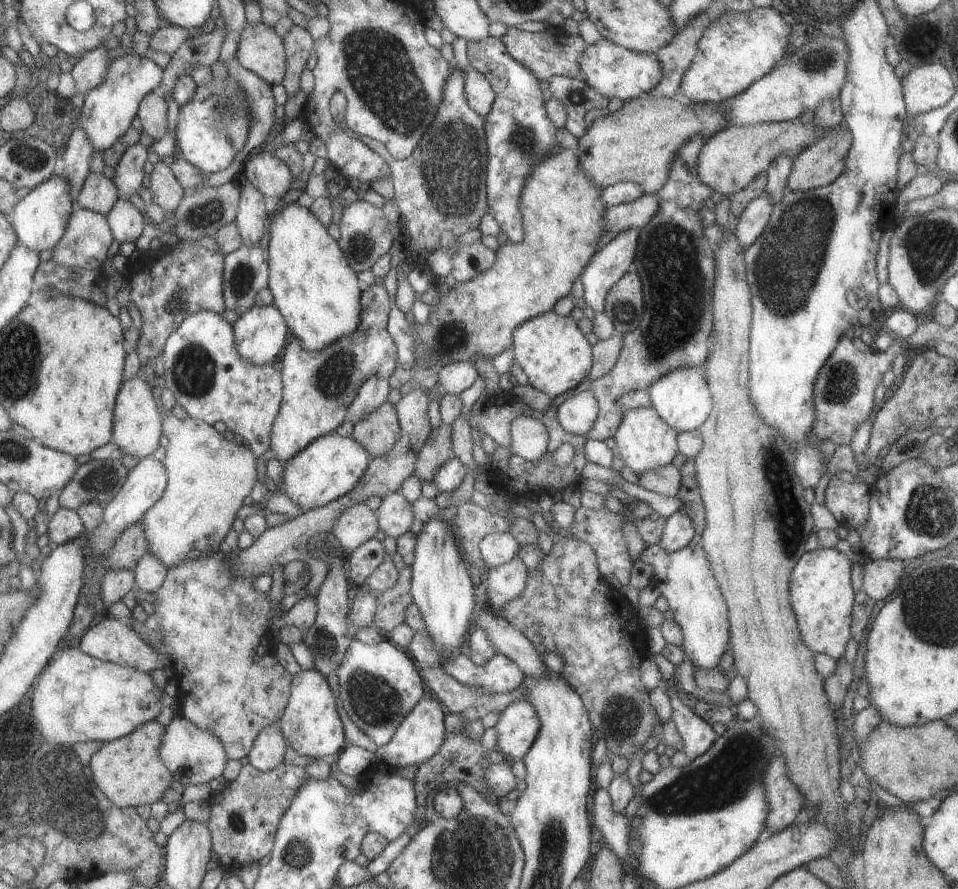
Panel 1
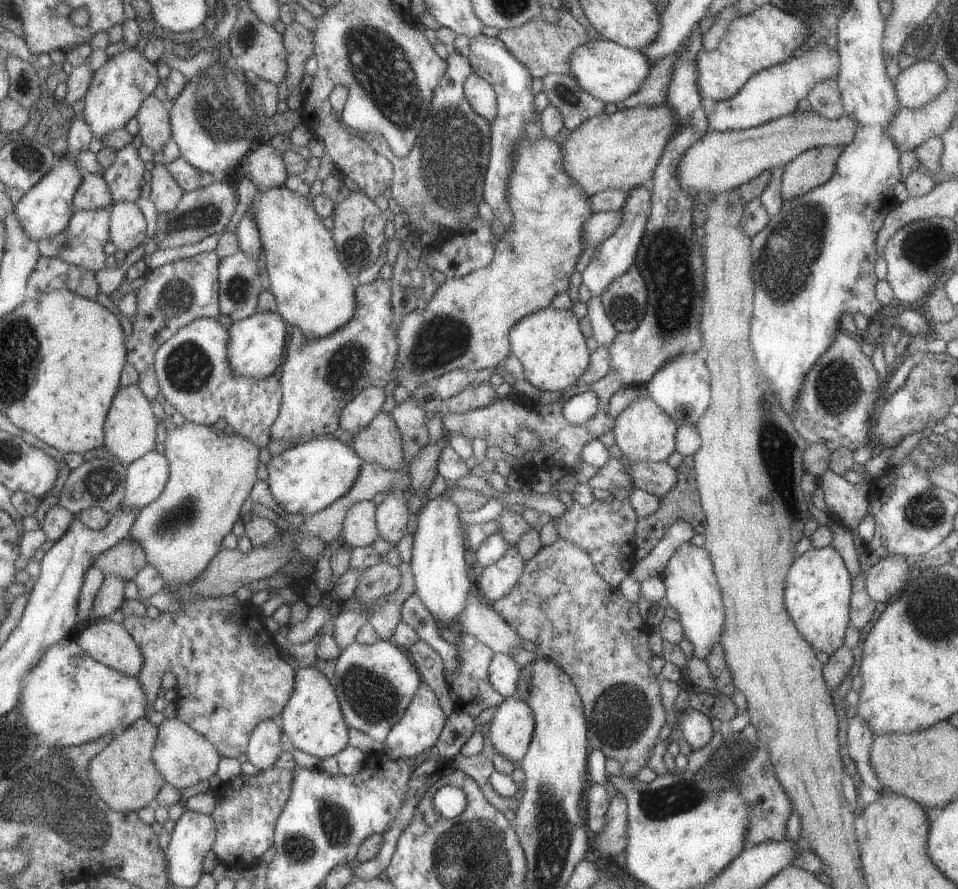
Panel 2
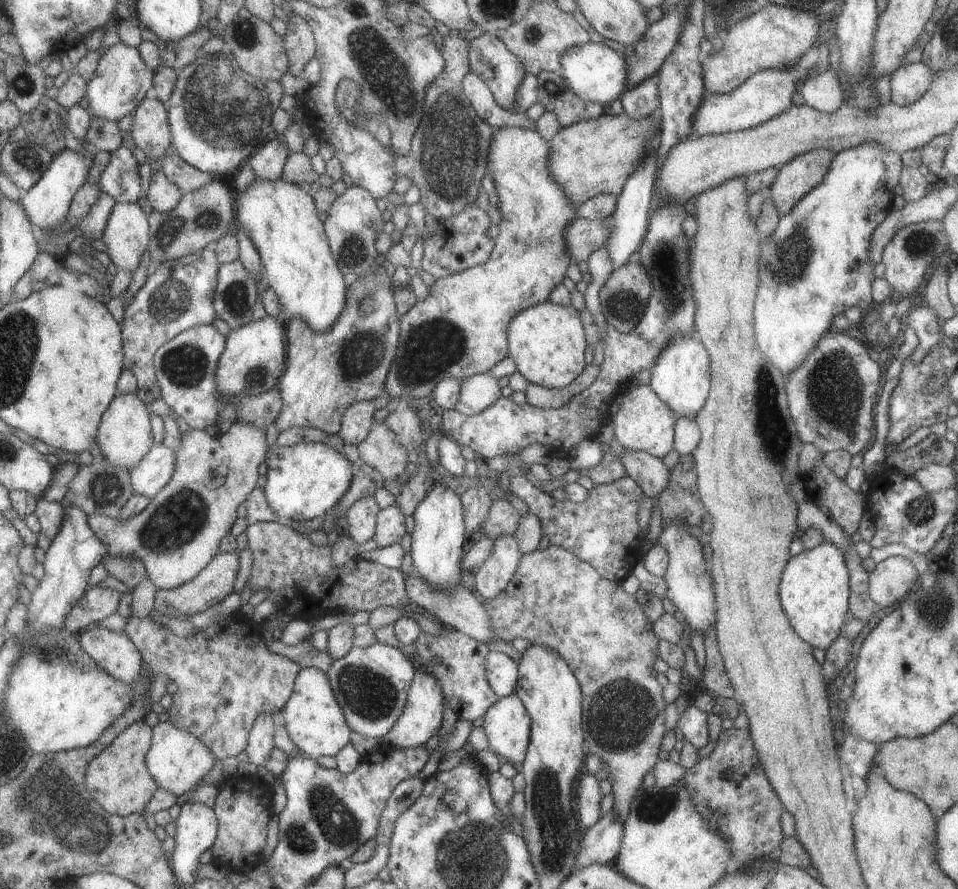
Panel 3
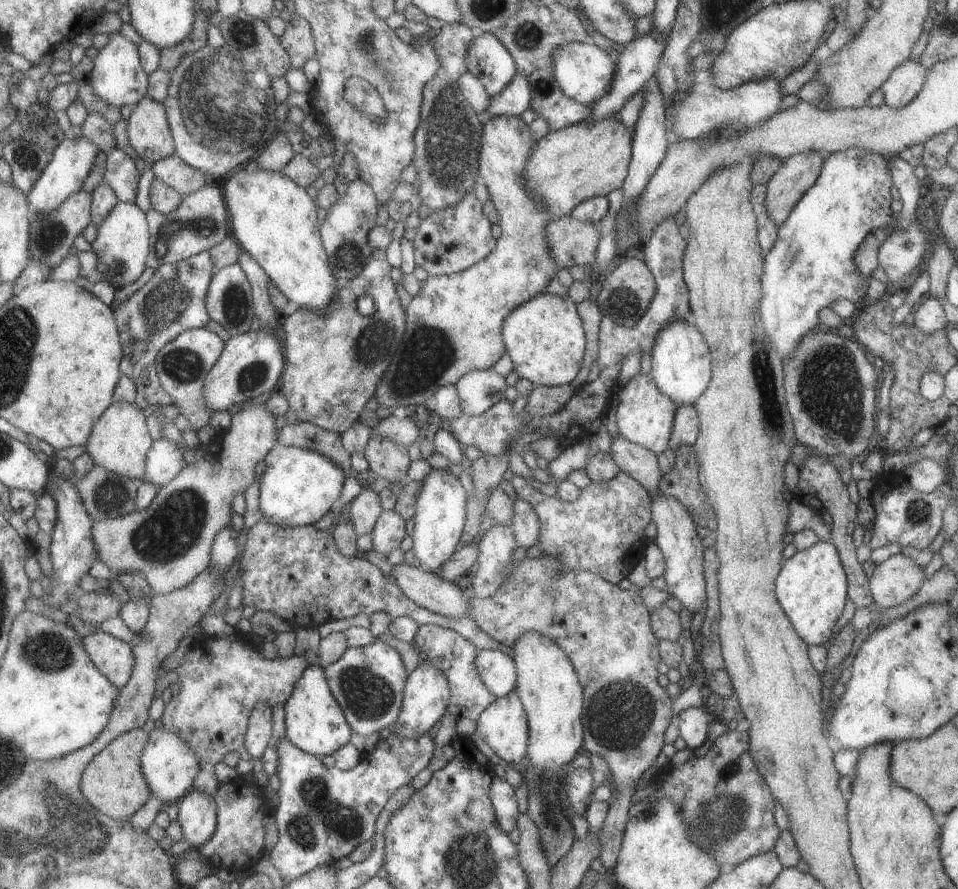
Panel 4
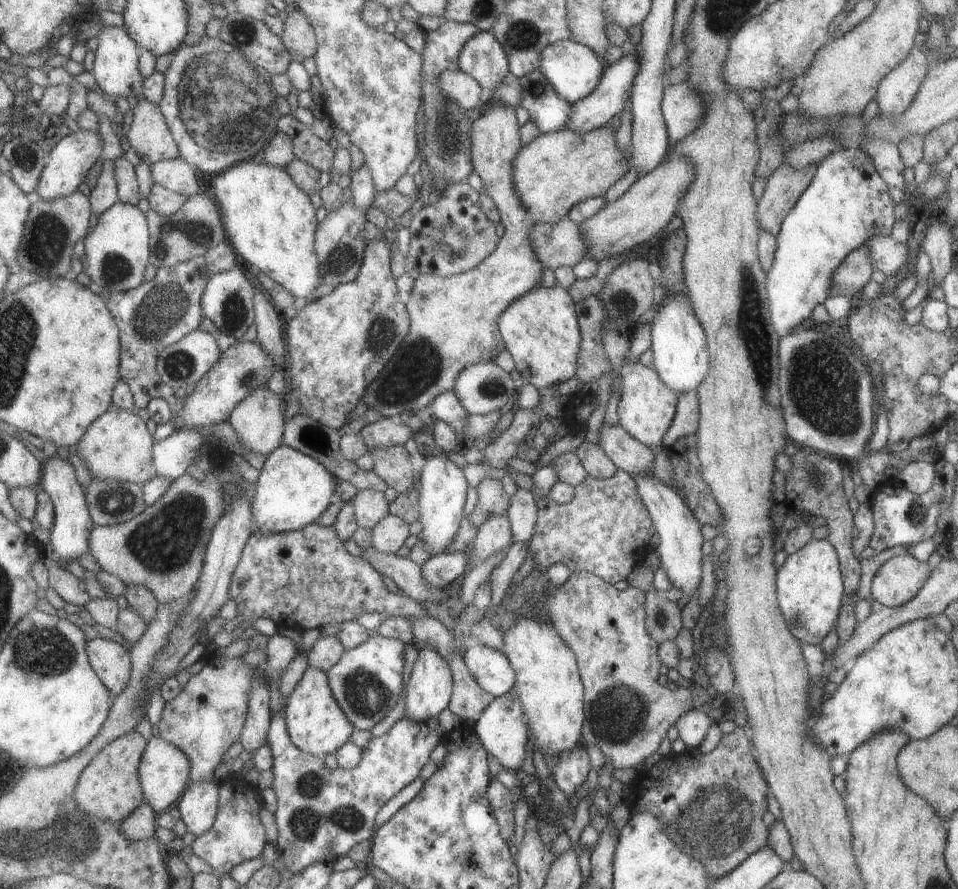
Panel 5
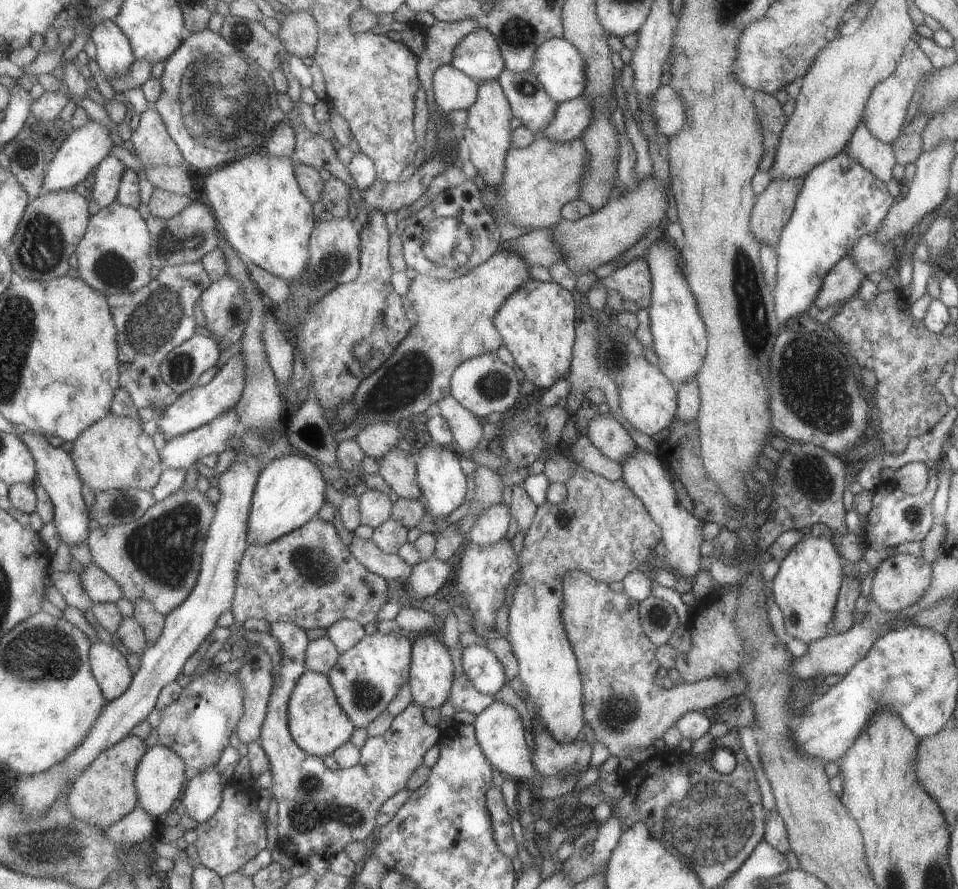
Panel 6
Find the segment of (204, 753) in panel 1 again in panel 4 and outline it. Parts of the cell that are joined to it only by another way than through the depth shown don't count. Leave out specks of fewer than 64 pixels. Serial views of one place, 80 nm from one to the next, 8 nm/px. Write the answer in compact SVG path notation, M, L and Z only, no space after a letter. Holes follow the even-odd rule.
M160 725L151 732L150 739L142 756L145 778L152 790L152 796L160 798L167 806L182 800L194 788L194 782L202 767L200 758L190 743L180 736L166 731Z

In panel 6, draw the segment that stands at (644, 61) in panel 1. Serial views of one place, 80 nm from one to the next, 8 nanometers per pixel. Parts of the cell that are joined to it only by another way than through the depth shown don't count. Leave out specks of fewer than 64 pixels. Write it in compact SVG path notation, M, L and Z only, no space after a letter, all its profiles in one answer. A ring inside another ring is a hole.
M553 37L539 44L532 54L529 72L535 75L545 94L557 104L577 98L584 87L584 64L580 54L561 37Z

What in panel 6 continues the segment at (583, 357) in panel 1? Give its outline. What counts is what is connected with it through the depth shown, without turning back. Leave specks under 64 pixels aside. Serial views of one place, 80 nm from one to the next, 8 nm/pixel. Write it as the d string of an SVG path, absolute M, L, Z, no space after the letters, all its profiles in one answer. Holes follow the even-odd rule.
M529 278L504 298L503 304L496 310L492 324L502 338L502 345L507 348L525 377L536 386L537 392L544 392L557 380L567 378L572 359L574 328L577 324L576 308L571 292L563 289L554 281L538 281Z

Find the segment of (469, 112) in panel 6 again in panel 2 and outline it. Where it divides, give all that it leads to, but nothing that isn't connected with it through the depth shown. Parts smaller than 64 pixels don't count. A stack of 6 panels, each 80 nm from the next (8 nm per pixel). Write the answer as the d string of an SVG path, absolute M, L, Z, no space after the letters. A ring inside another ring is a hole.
M545 135L541 138L520 138L514 142L512 146L510 162L510 173L506 178L506 199L508 209L512 214L512 221L510 225L507 225L502 234L499 236L499 240L493 249L493 256L490 263L483 268L478 268L460 276L459 278L446 278L445 281L439 285L434 294L426 302L425 307L422 310L414 309L410 313L403 315L399 318L399 324L396 328L396 340L398 341L398 351L396 359L394 359L394 374L392 379L395 379L401 384L429 384L435 382L437 377L455 369L461 369L473 373L475 371L486 369L489 367L495 367L502 360L505 360L511 355L510 342L508 337L508 330L517 322L523 315L529 314L531 311L541 310L543 307L551 305L552 298L567 289L569 276L575 270L573 269L576 261L580 257L584 250L582 243L580 242L581 226L587 217L592 214L588 203L588 196L581 190L561 169L560 169L560 148L557 144L547 138Z

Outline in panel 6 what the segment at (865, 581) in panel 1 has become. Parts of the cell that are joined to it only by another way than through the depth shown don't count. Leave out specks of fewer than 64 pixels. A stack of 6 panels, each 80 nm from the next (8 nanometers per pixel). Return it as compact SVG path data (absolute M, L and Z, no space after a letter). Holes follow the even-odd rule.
M896 554L883 558L874 570L870 597L882 611L899 613L917 603L924 596L926 590L930 587L931 575L931 564L921 557L910 554Z

